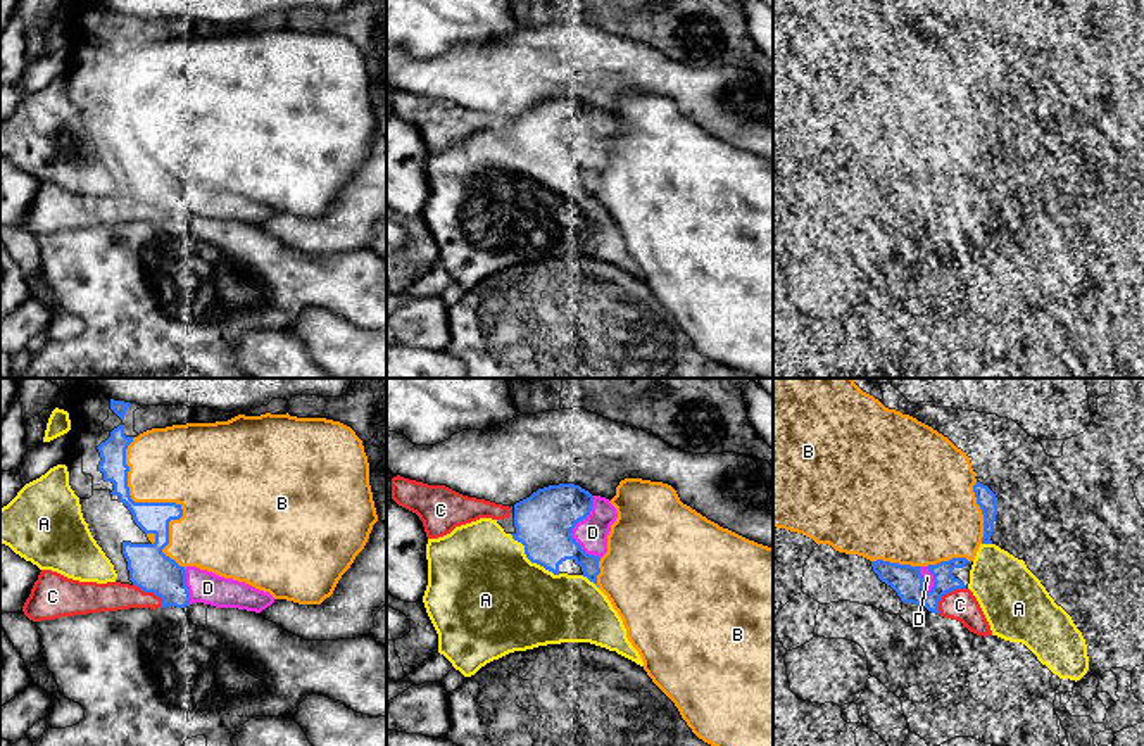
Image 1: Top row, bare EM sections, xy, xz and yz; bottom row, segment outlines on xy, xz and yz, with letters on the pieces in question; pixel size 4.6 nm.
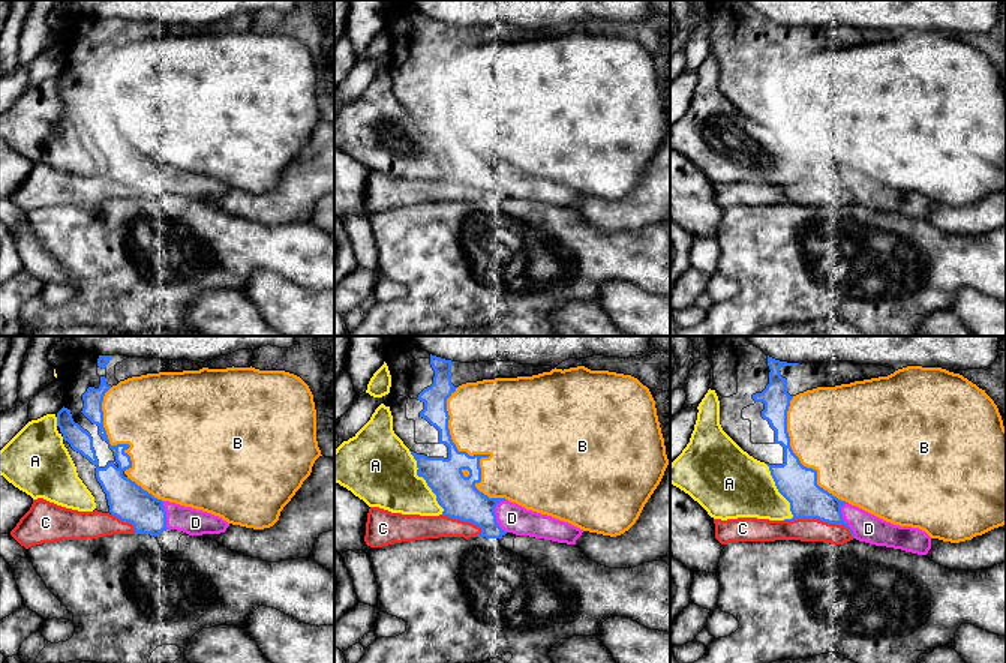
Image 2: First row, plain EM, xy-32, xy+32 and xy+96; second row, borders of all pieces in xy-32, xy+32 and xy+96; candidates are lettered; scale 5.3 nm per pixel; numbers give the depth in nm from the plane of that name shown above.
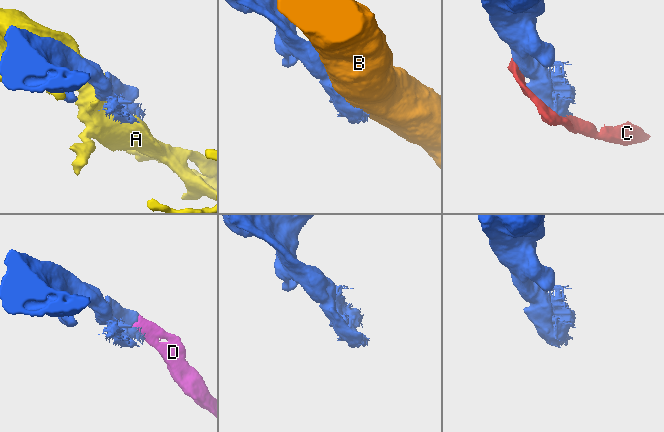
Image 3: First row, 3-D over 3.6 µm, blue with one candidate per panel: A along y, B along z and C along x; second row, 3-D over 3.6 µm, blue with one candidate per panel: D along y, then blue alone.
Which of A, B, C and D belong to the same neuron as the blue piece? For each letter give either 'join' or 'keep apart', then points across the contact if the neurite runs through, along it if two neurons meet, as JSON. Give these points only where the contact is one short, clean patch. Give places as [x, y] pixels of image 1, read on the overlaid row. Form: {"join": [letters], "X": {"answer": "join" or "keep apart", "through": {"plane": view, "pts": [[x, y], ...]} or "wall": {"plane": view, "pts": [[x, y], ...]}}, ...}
{"join": ["D"], "A": {"answer": "keep apart"}, "B": {"answer": "keep apart"}, "C": {"answer": "keep apart"}, "D": {"answer": "join"}}

